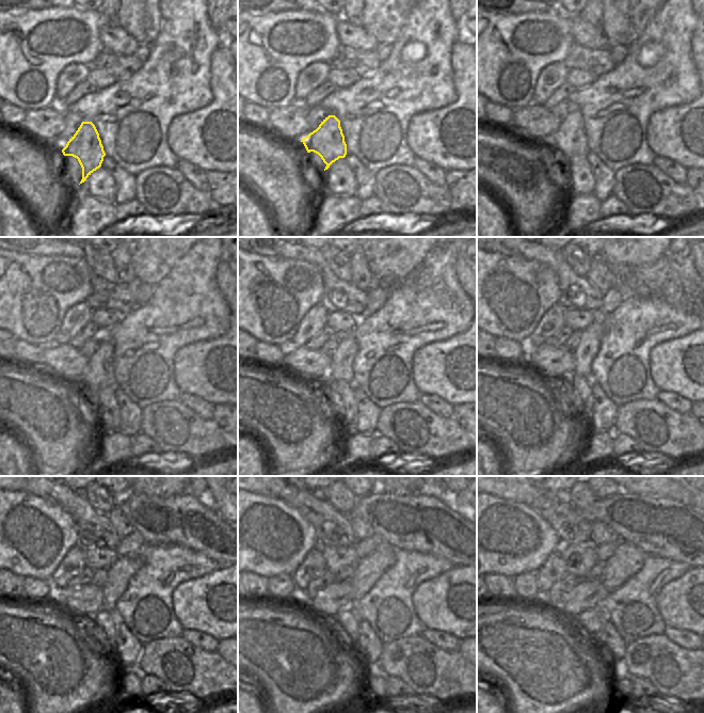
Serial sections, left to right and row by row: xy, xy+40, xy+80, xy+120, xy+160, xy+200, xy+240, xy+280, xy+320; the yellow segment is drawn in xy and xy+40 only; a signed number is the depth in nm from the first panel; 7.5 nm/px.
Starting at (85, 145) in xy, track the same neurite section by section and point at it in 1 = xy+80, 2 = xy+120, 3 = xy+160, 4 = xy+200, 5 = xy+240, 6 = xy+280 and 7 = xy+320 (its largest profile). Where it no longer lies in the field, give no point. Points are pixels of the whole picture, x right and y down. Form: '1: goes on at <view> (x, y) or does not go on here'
1: goes on at xy+80 (570, 139)
2: goes on at xy+120 (99, 374)
3: goes on at xy+160 (341, 368)
4: goes on at xy+200 (586, 351)
5: goes on at xy+240 (121, 572)
6: goes on at xy+280 (368, 570)
7: goes on at xy+320 (627, 559)

